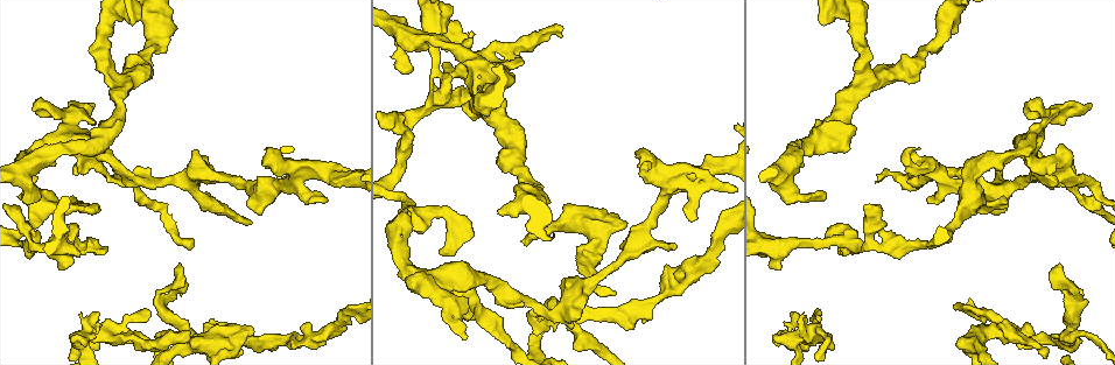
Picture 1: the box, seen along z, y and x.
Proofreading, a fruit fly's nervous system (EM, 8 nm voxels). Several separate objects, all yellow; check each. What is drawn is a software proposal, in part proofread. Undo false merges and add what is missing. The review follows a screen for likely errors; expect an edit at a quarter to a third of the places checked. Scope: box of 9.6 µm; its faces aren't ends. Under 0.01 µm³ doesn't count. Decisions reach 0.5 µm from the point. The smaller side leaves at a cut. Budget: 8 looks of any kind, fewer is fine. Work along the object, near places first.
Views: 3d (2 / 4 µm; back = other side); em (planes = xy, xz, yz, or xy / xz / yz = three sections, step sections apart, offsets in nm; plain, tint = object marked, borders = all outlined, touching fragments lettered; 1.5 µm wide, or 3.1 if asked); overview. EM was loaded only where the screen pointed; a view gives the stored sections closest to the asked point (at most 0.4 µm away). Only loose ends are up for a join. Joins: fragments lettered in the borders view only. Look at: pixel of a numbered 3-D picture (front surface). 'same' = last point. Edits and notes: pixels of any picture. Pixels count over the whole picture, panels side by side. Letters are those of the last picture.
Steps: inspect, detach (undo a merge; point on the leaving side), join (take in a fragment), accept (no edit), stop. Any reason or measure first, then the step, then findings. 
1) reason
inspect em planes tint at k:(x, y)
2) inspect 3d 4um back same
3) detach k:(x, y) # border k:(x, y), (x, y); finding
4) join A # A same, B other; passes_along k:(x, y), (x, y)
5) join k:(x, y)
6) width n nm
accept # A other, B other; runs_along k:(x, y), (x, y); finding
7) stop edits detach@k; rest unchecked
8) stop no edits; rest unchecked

free end
inspect 3d 4um back at 1:(838, 253)

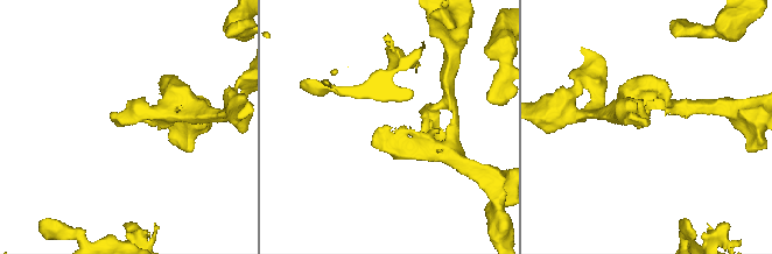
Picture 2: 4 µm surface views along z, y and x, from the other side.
inspect em planes borders at 2:(117, 116)

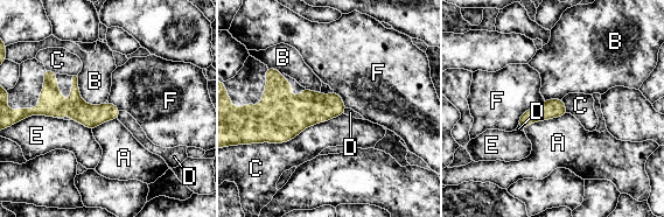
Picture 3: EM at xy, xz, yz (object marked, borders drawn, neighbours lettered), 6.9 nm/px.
accept # A other, B other, C other, D other, E other, F other; runs_along 3:(116, 111), (42, 109), (36, 112); no lettered fragment goes on from it

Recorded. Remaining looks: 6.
branch stops here
inspect em planes borders at 1:(779, 330)

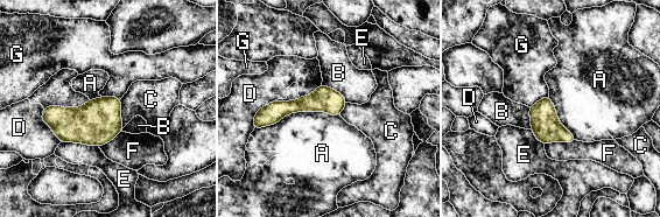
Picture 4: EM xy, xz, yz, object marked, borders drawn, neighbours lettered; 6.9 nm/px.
accept # A other, B other, C other, D other, E other, F other, G other; no lettered fragment goes on from it

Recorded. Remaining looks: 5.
arms part here
inspect em xz step 8 tint at 1:(1070, 337)

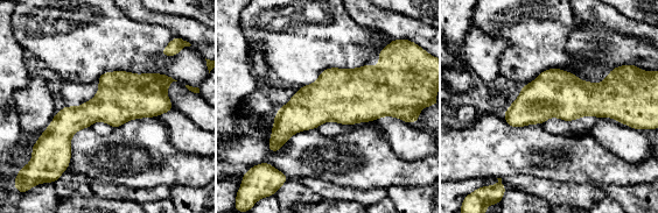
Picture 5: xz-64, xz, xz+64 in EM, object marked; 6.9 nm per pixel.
inspect em xz step 8 borders same

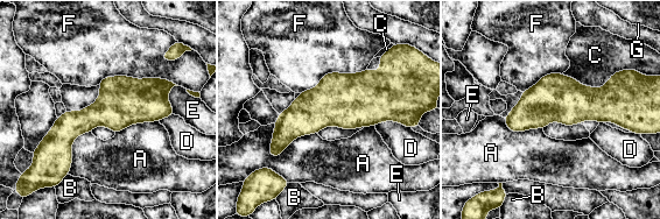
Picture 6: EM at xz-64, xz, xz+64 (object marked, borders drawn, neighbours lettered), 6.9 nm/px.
width 320 nm
accept # A other, B other, C other, D other, E other, F other, G other; one neuron here

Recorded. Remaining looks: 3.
stop no edits; rest unchecked

